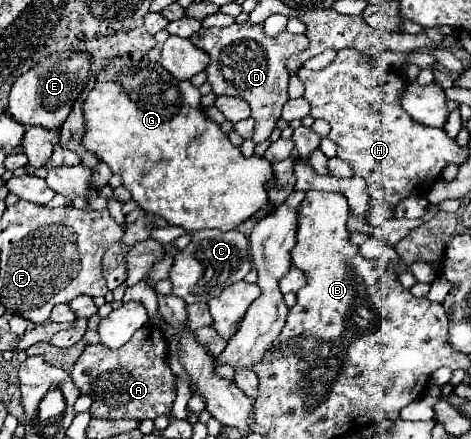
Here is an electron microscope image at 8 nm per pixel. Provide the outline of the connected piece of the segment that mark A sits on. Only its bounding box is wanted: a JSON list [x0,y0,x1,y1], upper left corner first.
[71,325,177,419]

